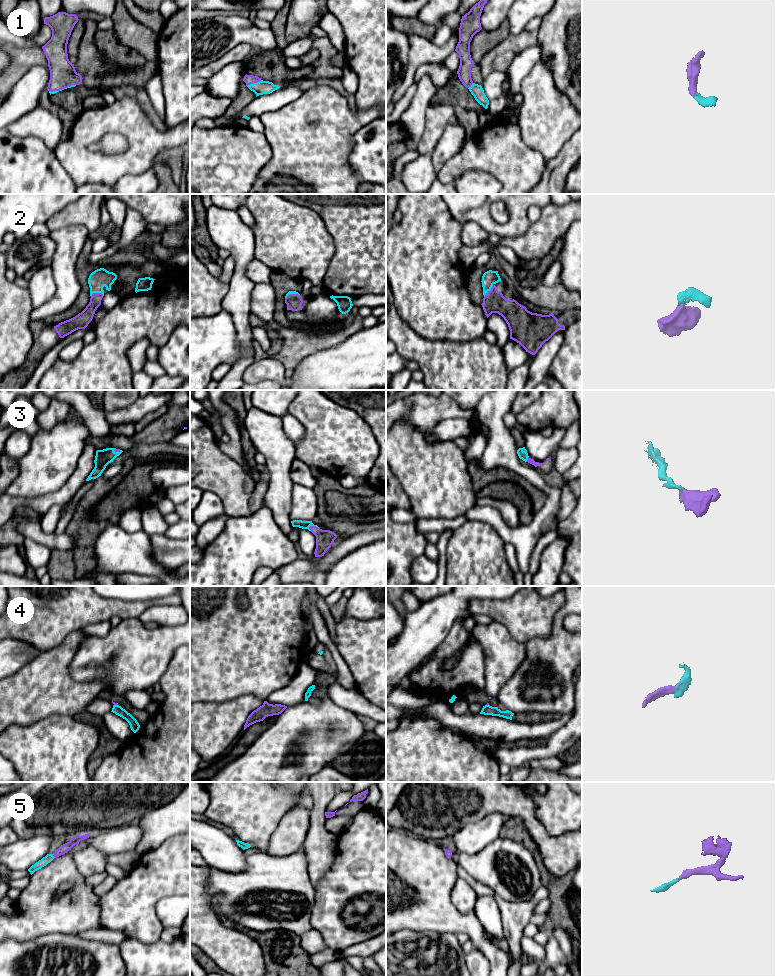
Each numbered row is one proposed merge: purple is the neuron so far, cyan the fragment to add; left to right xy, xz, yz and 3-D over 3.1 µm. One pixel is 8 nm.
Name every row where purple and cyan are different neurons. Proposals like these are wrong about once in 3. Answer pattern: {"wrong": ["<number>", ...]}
{"wrong": ["4"]}

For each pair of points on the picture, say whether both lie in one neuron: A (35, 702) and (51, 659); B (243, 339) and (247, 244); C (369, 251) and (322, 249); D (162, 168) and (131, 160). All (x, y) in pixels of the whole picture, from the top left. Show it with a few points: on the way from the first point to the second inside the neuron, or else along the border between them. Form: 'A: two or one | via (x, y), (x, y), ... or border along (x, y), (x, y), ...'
A: one | via (37, 691), (45, 683), (49, 670)
B: one | via (240, 315), (240, 268)
C: two | border along (326, 228), (334, 244), (334, 255), (326, 272)
D: two | border along (155, 163), (152, 166)

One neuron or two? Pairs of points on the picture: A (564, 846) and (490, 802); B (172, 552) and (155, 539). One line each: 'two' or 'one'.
A: one
B: one

